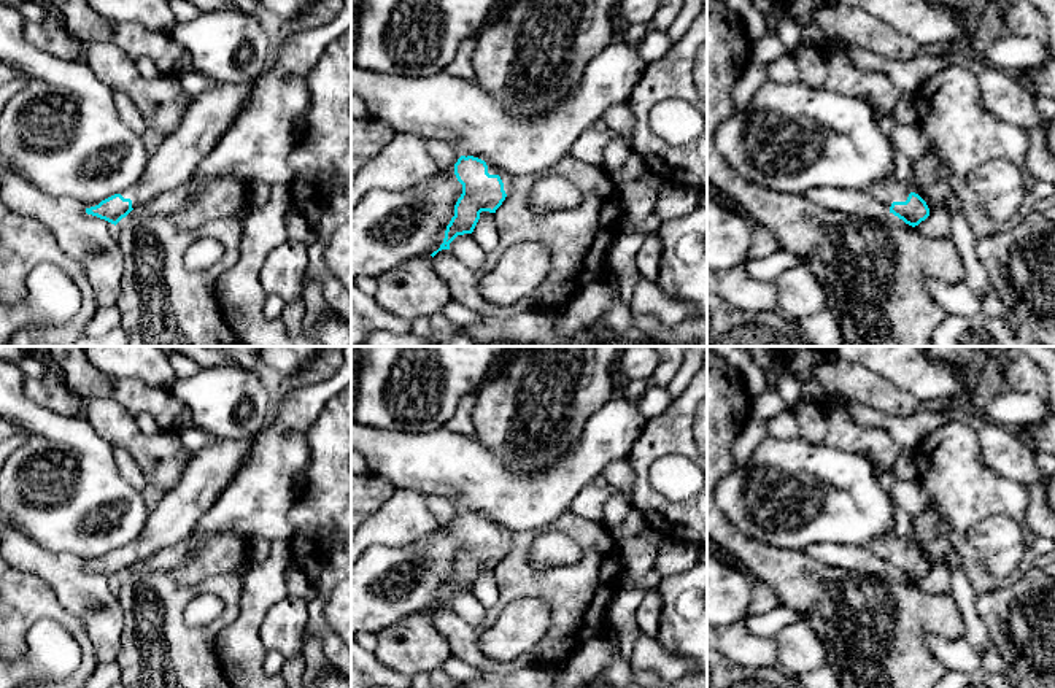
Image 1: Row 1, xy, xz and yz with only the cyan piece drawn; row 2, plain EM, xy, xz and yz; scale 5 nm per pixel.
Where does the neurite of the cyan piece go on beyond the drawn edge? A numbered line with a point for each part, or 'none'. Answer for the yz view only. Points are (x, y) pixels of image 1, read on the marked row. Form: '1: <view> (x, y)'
1: yz (890, 189)

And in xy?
1: xy (208, 116)

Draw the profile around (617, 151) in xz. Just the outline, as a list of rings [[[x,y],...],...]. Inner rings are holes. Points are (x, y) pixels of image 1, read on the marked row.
[[[602,119],[596,124],[601,126],[601,132],[613,135],[604,153],[604,170],[612,176],[618,176],[624,160],[632,154],[632,149],[628,146],[624,138],[620,133],[613,132]]]

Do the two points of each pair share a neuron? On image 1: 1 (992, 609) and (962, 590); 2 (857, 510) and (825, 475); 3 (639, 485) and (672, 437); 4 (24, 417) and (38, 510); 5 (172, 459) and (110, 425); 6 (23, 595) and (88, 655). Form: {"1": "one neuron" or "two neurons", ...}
{"1": "two neurons", "2": "one neuron", "3": "one neuron", "4": "one neuron", "5": "one neuron", "6": "one neuron"}

